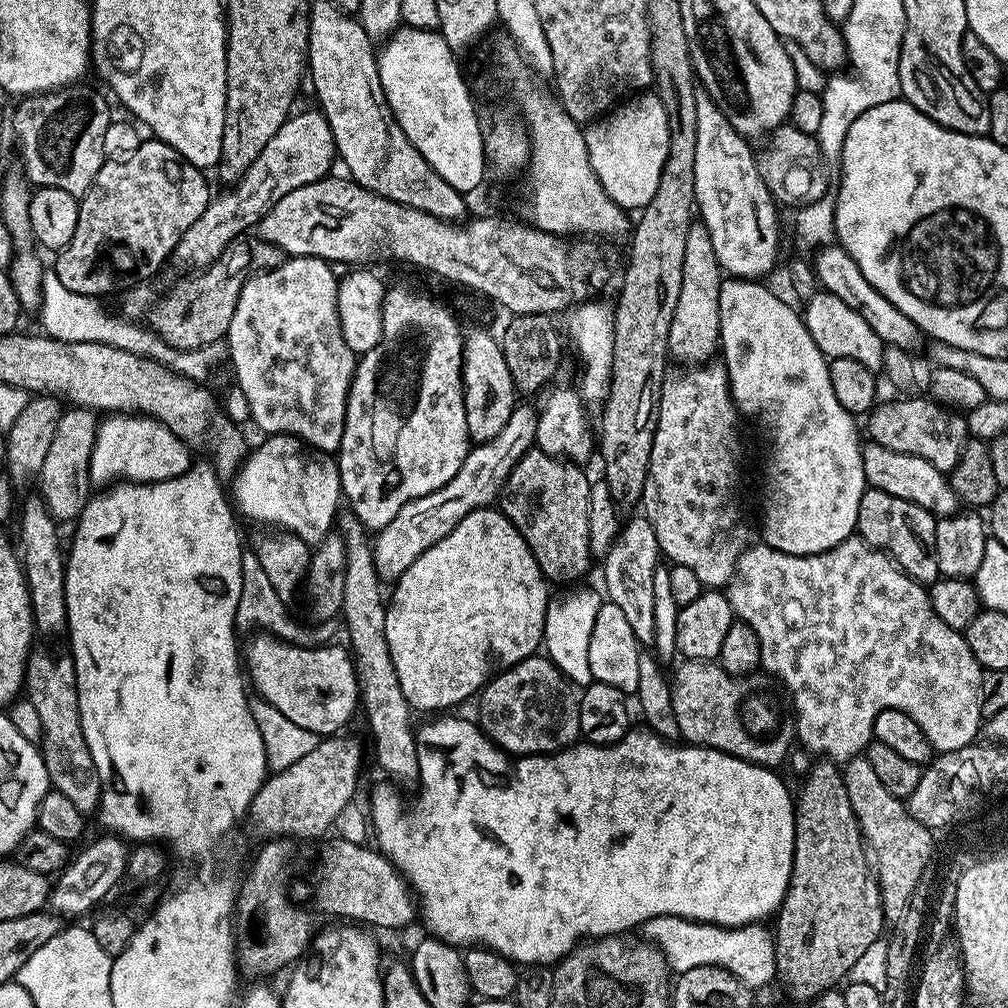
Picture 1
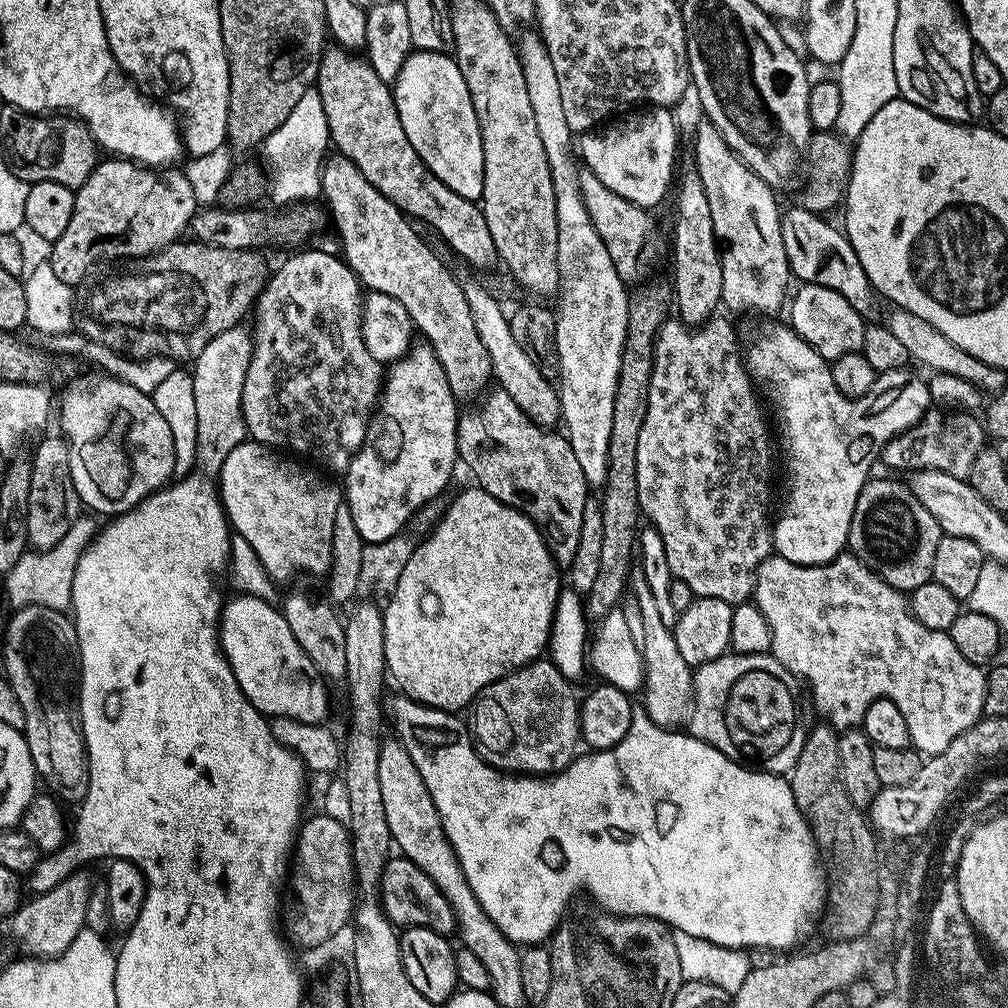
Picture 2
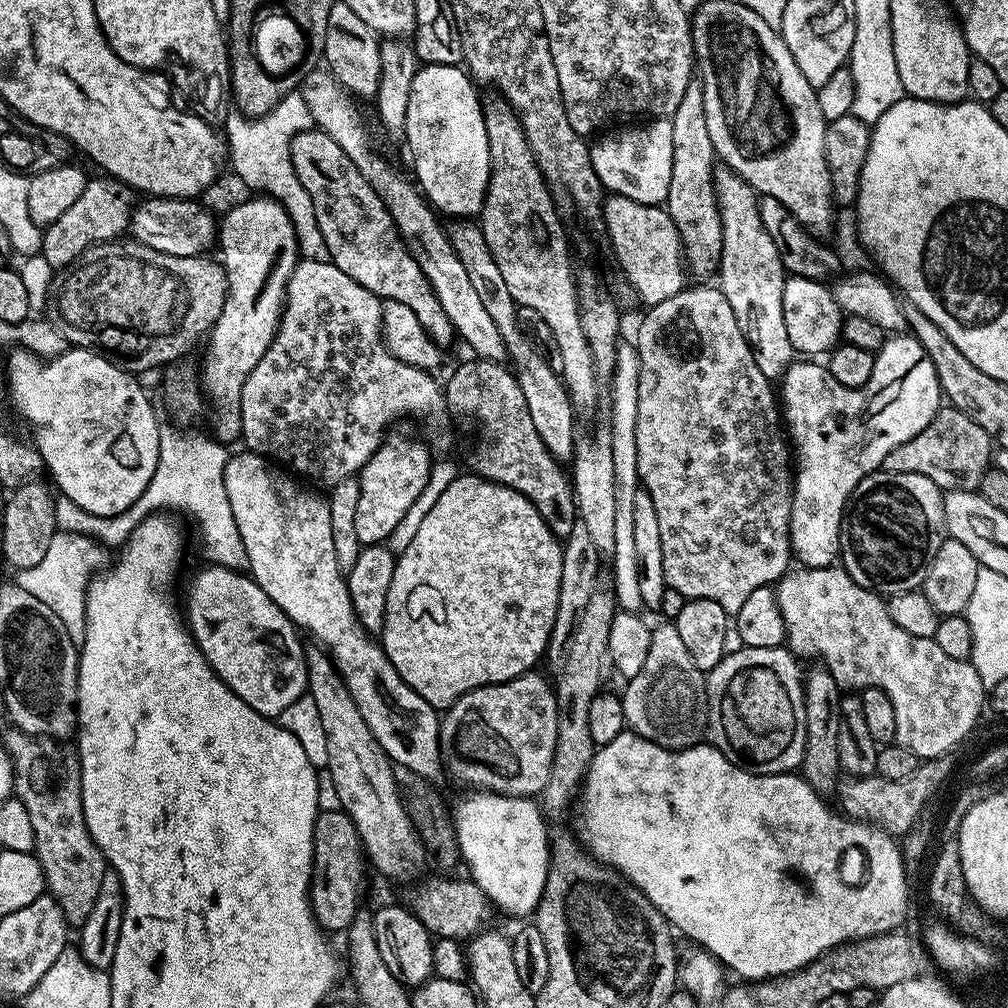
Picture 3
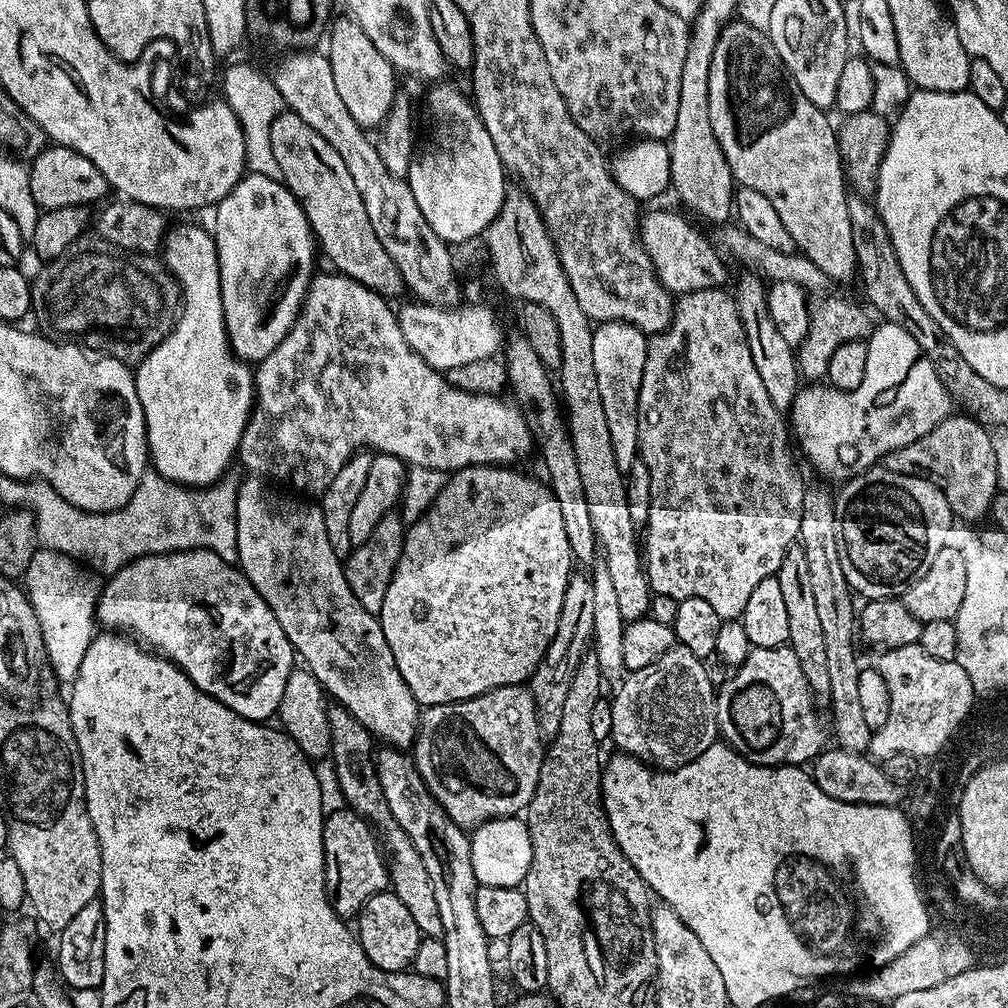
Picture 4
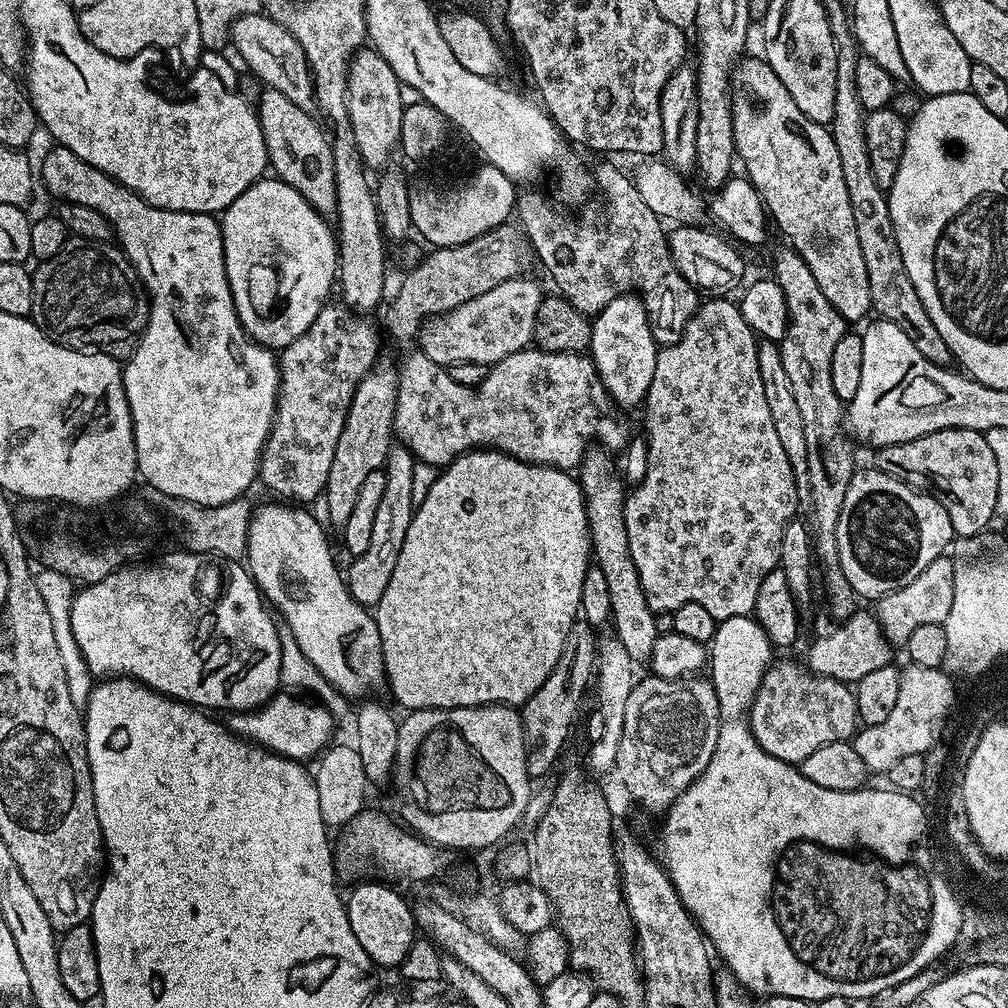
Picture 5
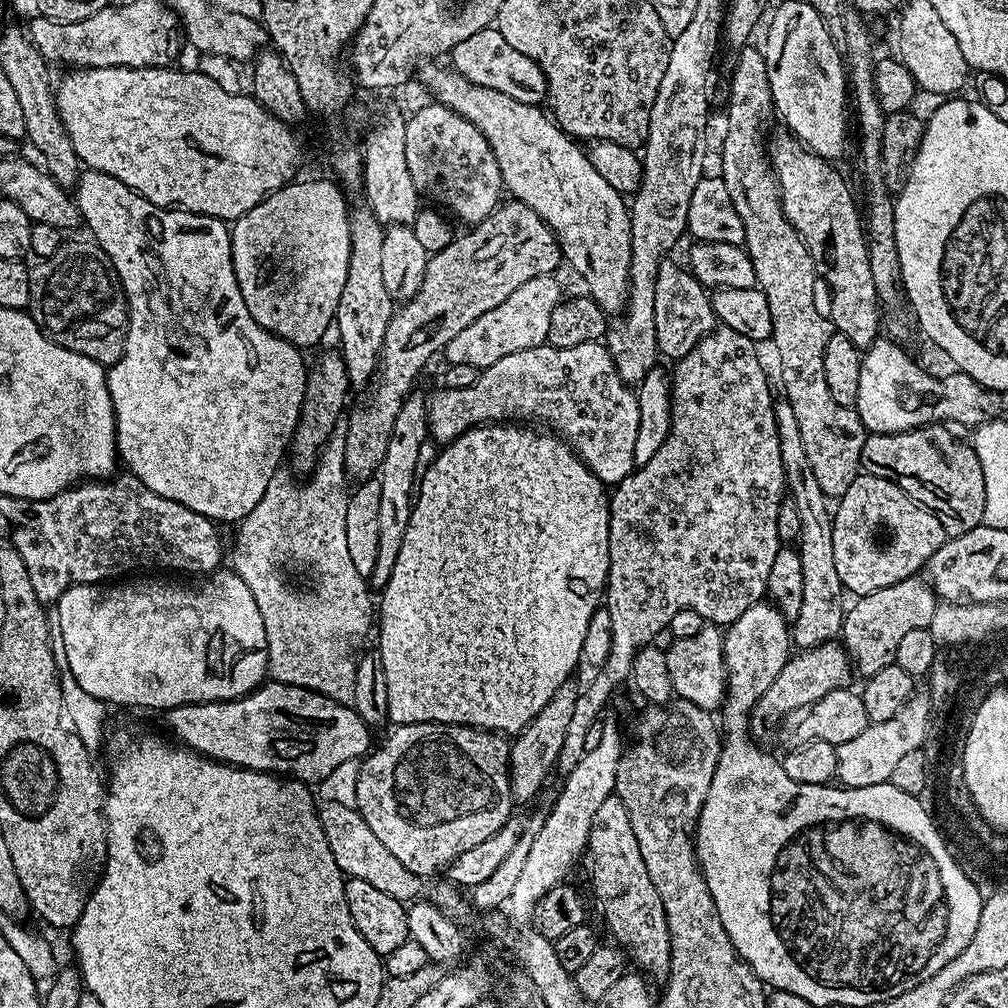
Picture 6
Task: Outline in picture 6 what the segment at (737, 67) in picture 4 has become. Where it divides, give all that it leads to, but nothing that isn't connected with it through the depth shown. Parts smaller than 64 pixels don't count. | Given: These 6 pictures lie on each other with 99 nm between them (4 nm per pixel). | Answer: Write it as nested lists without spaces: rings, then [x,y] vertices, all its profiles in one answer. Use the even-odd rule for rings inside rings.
[[[779,131],[771,133],[767,145],[772,169],[776,171],[776,181],[780,187],[782,210],[786,214],[790,226],[794,226],[794,230],[802,238],[806,250],[812,255],[819,279],[823,283],[825,280],[832,287],[830,319],[833,329],[846,334],[846,338],[850,338],[850,342],[854,342],[854,346],[867,350],[881,335],[882,309],[880,301],[876,299],[874,277],[870,274],[866,229],[862,223],[862,212],[858,207],[858,200],[856,204],[855,198],[852,197],[851,186],[844,181],[843,174],[836,169],[837,165],[833,161],[811,152],[791,132]]]

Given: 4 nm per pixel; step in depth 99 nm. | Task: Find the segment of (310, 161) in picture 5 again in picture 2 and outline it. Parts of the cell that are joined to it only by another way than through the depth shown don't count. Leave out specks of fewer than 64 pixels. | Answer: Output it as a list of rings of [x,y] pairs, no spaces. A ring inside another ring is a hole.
[[[332,155],[323,163],[321,176],[321,195],[325,199],[334,226],[338,232],[338,244],[345,264],[351,268],[356,279],[365,289],[382,294],[390,294],[406,306],[406,314],[410,314],[415,331],[420,332],[423,339],[431,345],[436,360],[442,362],[442,370],[446,370],[448,384],[457,401],[464,402],[471,396],[479,397],[489,387],[493,379],[490,354],[486,354],[486,346],[482,346],[482,338],[478,338],[478,330],[474,326],[474,314],[470,314],[470,304],[466,302],[461,281],[456,281],[451,270],[436,257],[436,252],[415,232],[413,221],[401,212],[390,198],[378,194],[366,178],[362,178],[362,170],[354,166],[345,156]]]

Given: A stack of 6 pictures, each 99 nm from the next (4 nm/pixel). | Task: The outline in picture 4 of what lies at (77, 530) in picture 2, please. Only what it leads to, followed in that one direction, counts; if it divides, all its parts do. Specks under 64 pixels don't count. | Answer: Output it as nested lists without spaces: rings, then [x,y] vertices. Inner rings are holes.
[[[38,550],[22,577],[28,600],[38,614],[44,635],[47,665],[64,686],[71,686],[78,678],[78,666],[90,650],[93,636],[98,632],[96,601],[100,598],[101,581],[83,563],[61,552]]]

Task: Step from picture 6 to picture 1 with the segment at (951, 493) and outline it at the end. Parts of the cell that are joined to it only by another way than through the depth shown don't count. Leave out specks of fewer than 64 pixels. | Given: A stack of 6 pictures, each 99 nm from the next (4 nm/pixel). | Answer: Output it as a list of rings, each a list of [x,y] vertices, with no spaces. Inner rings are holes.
[[[931,398],[896,399],[900,400],[892,400],[889,404],[877,403],[867,417],[871,443],[886,446],[886,450],[894,450],[898,454],[926,458],[926,462],[934,465],[939,472],[951,473],[970,439],[965,417],[959,411],[943,407]]]

